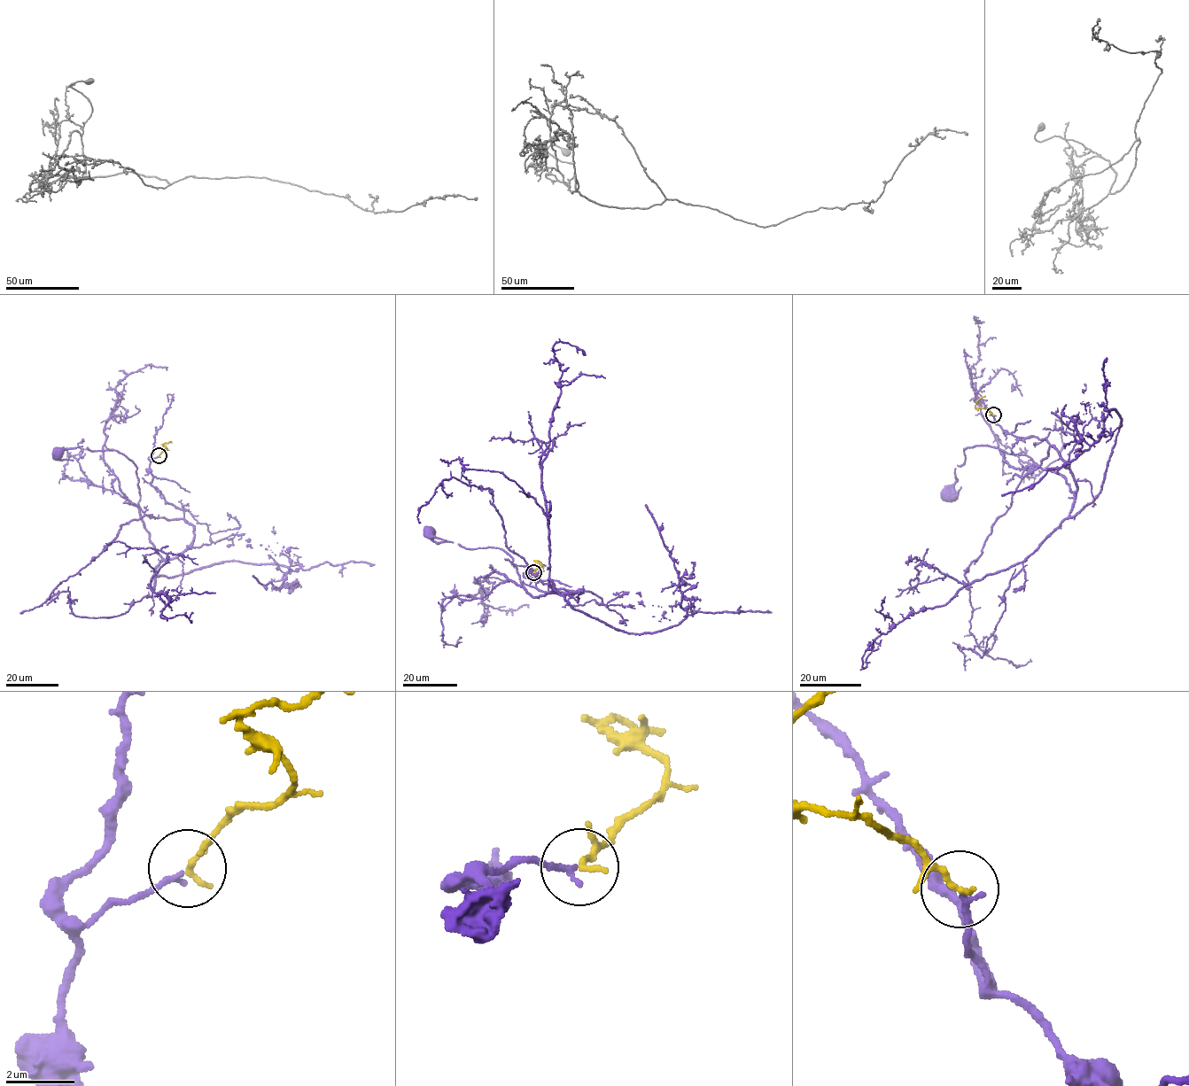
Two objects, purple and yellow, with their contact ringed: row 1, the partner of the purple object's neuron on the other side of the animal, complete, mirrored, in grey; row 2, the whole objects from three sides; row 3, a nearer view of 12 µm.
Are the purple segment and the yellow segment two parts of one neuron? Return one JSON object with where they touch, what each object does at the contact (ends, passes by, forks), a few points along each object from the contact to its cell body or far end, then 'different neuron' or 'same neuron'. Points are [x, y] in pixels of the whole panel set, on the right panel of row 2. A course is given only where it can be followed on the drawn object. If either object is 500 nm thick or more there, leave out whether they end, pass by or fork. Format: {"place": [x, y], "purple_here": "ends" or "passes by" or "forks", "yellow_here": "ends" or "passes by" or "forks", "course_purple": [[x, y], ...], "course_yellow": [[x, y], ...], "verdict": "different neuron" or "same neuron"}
{"place": [993, 415], "purple_here": "ends", "yellow_here": "ends", "course_purple": [[993, 415], [1004, 431], [1046, 438], [1075, 492], [1066, 477], [1028, 456], [980, 446], [964, 449], [944, 492]], "course_yellow": [[993, 415], [975, 406], [985, 396]], "verdict": "same neuron"}

